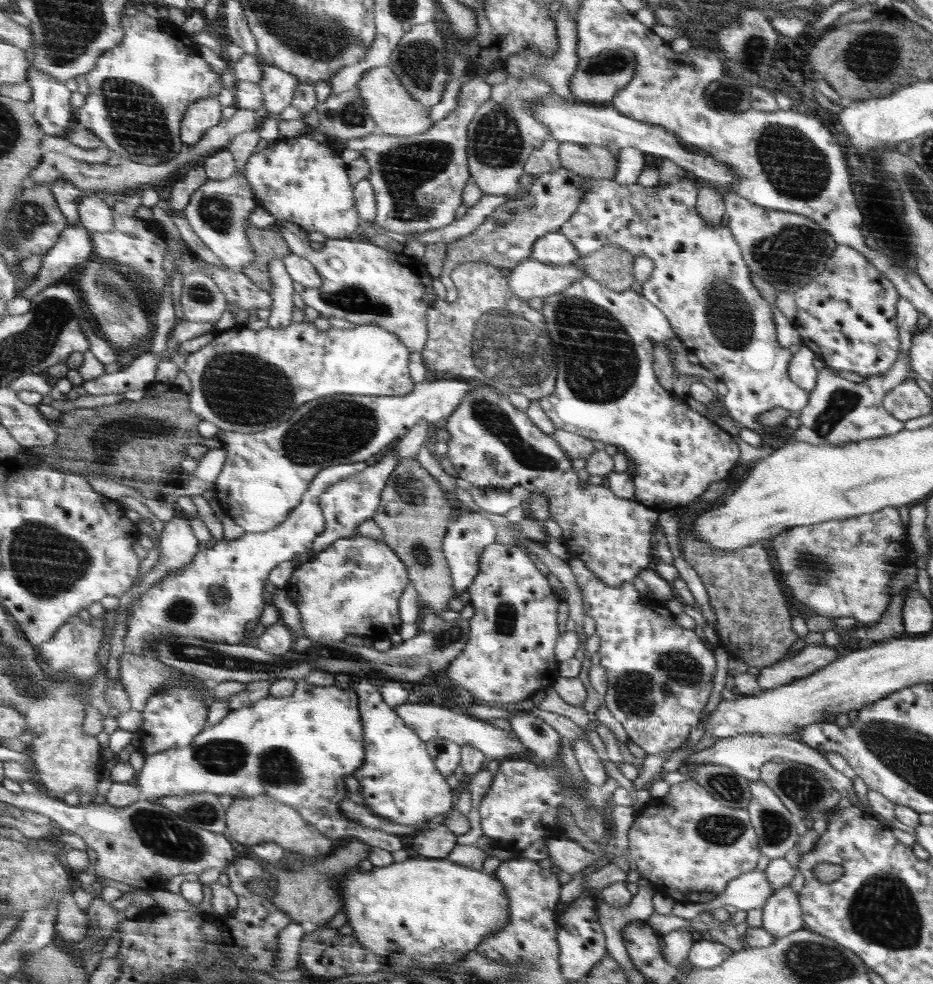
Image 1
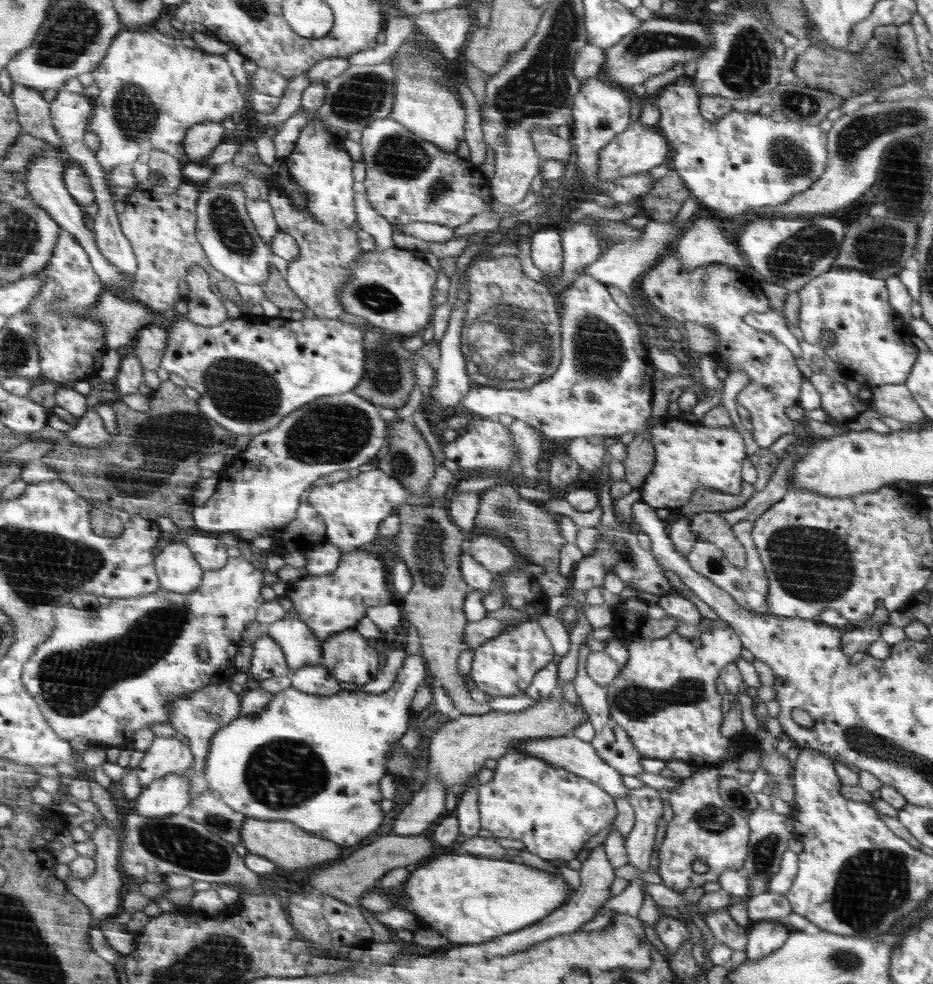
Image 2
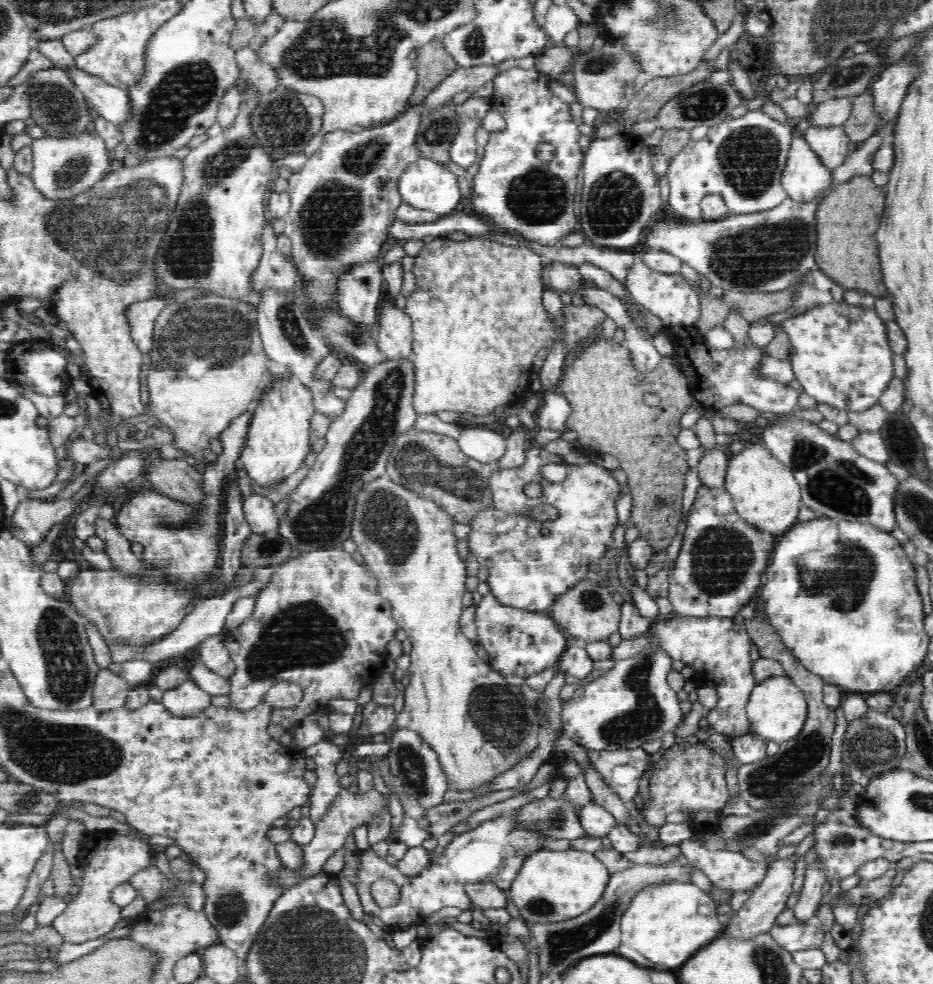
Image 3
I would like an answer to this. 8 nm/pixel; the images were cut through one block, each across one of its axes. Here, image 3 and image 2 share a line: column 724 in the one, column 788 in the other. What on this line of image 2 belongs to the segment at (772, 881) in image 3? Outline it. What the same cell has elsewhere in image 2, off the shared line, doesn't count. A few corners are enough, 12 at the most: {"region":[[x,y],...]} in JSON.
{"region":[[763,920],[747,931],[744,952],[757,961],[781,949],[792,930]]}

